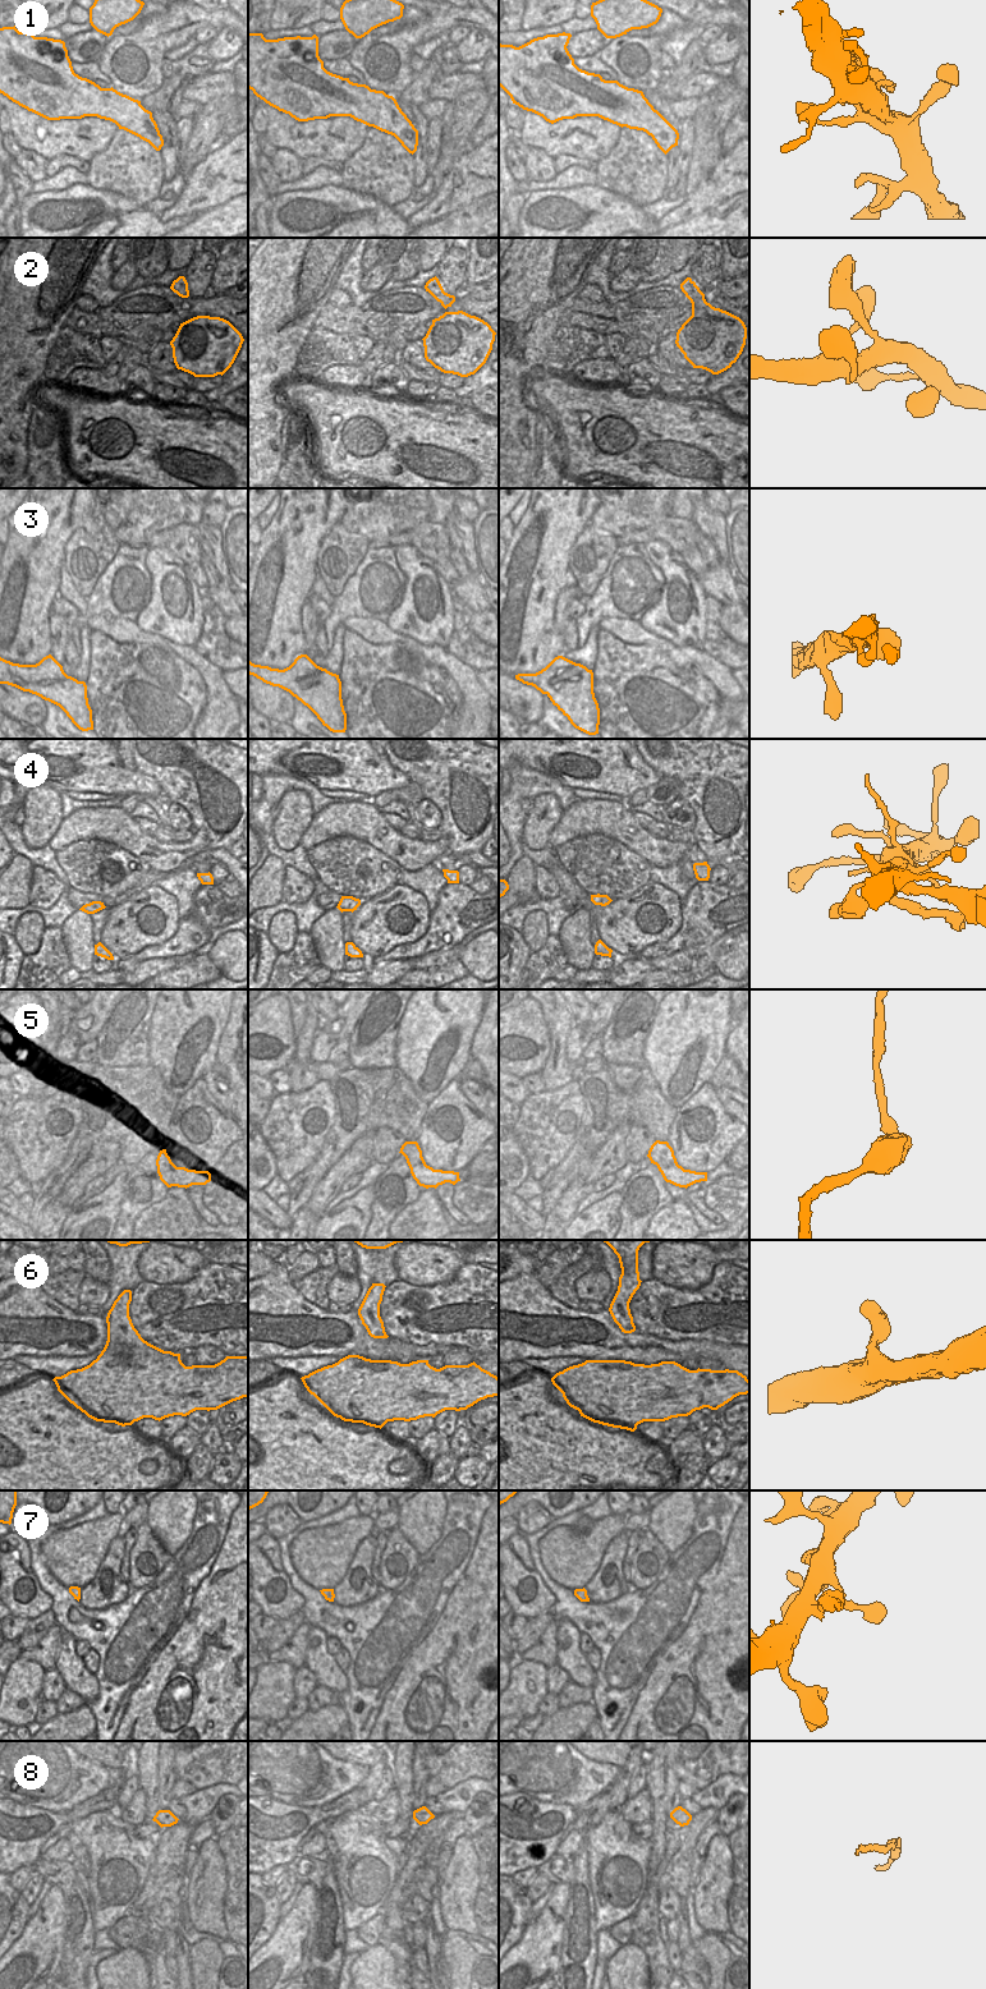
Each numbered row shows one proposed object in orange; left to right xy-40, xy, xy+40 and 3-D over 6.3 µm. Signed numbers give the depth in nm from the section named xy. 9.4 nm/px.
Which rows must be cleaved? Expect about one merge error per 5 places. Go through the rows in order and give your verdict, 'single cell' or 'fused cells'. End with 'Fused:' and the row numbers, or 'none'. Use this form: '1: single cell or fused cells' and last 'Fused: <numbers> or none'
1: single cell
2: single cell
3: single cell
4: single cell
5: single cell
6: fused cells
7: single cell
8: single cell
Fused: 6

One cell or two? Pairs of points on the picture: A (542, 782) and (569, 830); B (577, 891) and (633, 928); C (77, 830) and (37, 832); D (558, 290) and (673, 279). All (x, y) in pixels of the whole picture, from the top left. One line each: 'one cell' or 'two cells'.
A: two cells
B: one cell
C: two cells
D: two cells

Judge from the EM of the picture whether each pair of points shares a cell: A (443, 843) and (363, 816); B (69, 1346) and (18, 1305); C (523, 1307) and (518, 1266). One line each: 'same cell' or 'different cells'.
A: same cell
B: same cell
C: different cells

